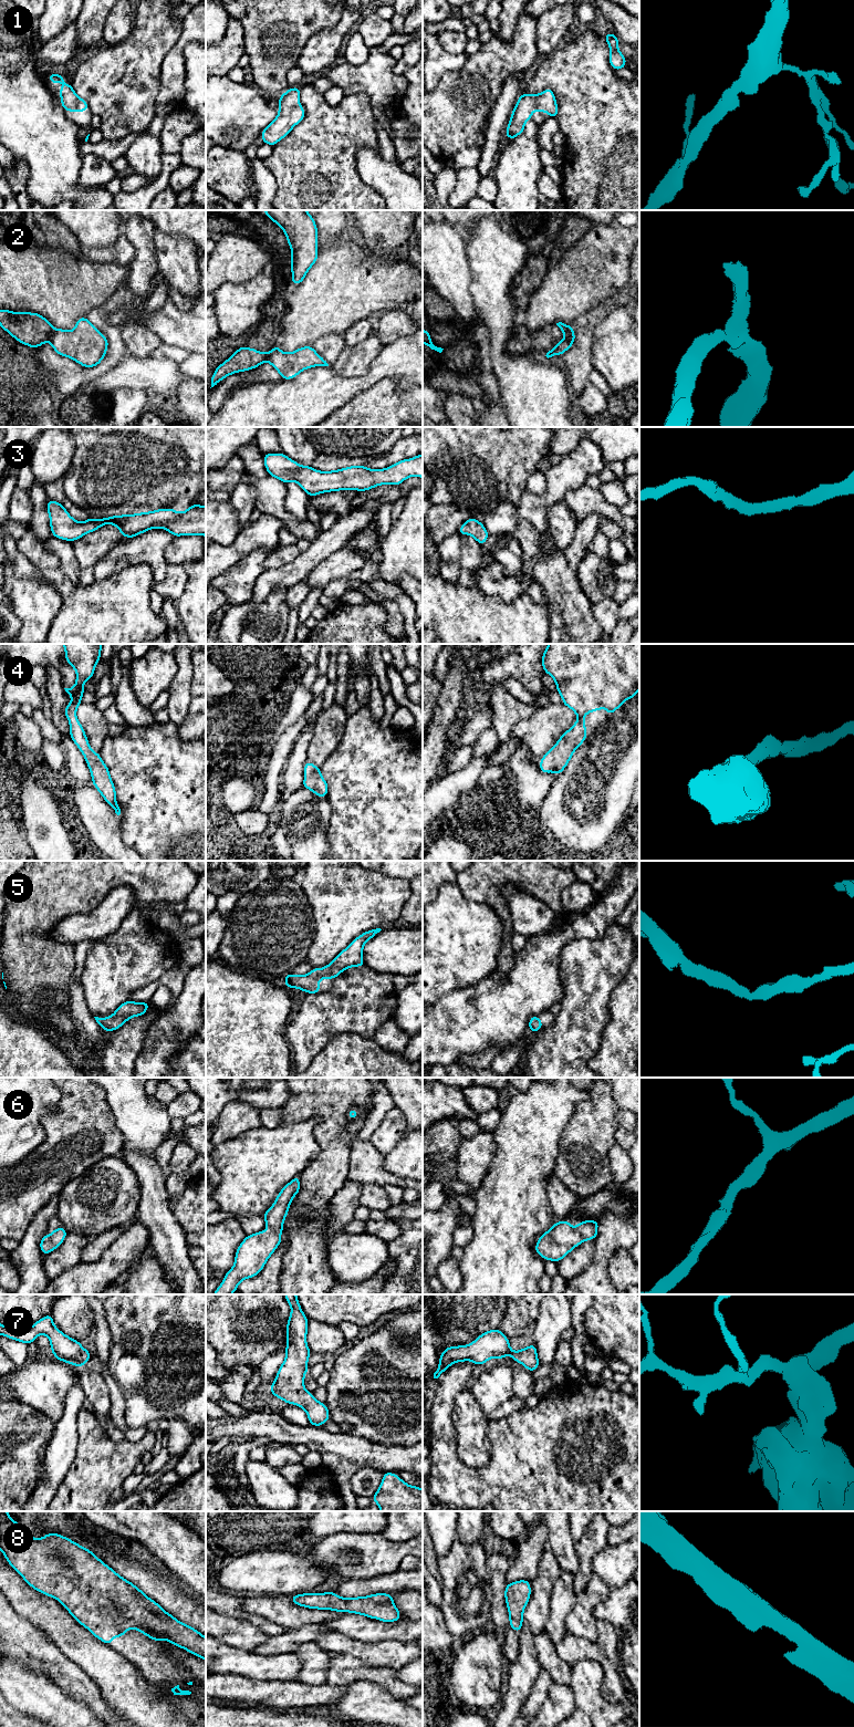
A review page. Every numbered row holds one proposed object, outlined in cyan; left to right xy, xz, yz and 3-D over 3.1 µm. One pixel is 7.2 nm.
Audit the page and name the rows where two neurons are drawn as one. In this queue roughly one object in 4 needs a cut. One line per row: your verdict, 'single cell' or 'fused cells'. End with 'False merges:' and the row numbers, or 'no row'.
1: single cell
2: fused cells
3: single cell
4: single cell
5: single cell
6: single cell
7: single cell
8: single cell
False merges: 2

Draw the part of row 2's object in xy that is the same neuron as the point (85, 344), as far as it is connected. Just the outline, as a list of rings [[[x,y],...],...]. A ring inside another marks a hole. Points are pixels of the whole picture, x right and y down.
[[[85,316],[72,331],[55,329],[50,343],[61,356],[70,357],[83,367],[95,367],[104,358],[108,341]]]

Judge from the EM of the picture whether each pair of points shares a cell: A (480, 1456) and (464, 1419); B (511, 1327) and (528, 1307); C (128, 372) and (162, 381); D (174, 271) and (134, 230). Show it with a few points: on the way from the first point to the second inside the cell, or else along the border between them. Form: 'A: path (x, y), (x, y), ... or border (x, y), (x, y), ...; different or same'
A: path (472, 1447), (471, 1428); same
B: path (514, 1322), (523, 1311); same
C: path (136, 373), (154, 373); same
D: border (155, 229), (154, 250), (158, 273); different

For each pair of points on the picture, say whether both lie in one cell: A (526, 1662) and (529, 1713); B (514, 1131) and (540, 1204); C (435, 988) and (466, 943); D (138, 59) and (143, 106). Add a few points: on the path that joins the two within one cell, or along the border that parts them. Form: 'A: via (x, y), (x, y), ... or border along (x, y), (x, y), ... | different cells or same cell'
A: border along (538, 1673), (524, 1706), (518, 1715) | different cells
B: via (522, 1148), (522, 1186) | same cell
C: via (435, 977), (435, 974), (455, 954) | same cell
D: via (138, 71), (138, 94) | same cell

